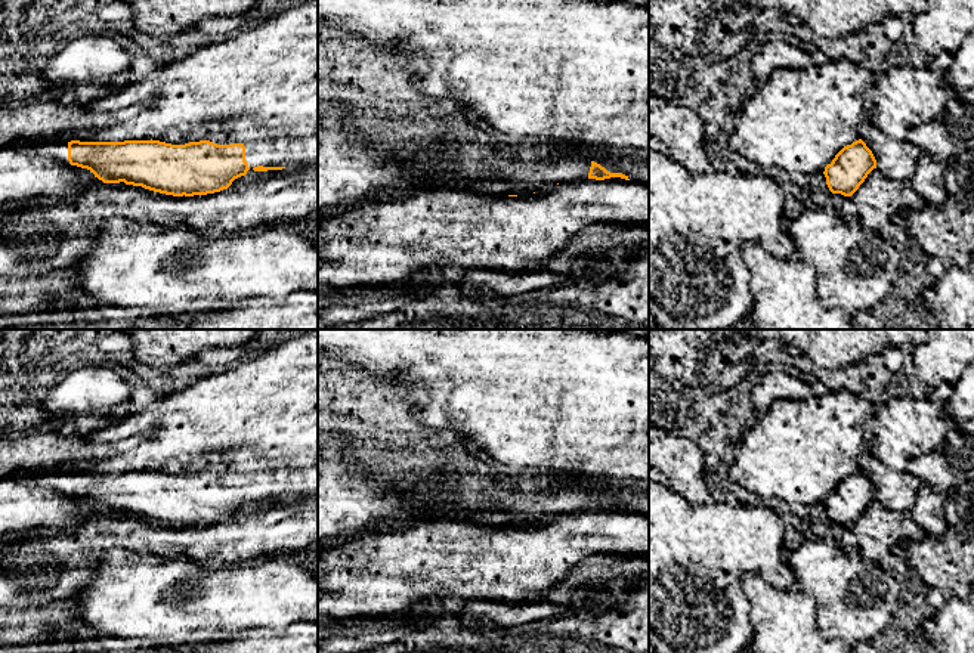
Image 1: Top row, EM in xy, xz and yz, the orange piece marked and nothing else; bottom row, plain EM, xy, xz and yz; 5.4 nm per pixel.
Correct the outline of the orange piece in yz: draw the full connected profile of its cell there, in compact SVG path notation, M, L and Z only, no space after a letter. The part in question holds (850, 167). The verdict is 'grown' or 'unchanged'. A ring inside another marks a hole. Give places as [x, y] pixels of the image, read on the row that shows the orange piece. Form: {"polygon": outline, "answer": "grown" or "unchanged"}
{"polygon": "M859 139L844 146L825 167L823 174L832 194L851 196L873 168L876 168L876 160L866 143Z", "answer": "unchanged"}

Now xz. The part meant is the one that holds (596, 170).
{"polygon": "M591 161L588 179L605 180L605 179L610 179L610 177L621 177L621 179L630 180L628 176L625 176L622 173L610 173L600 164Z", "answer": "unchanged"}

